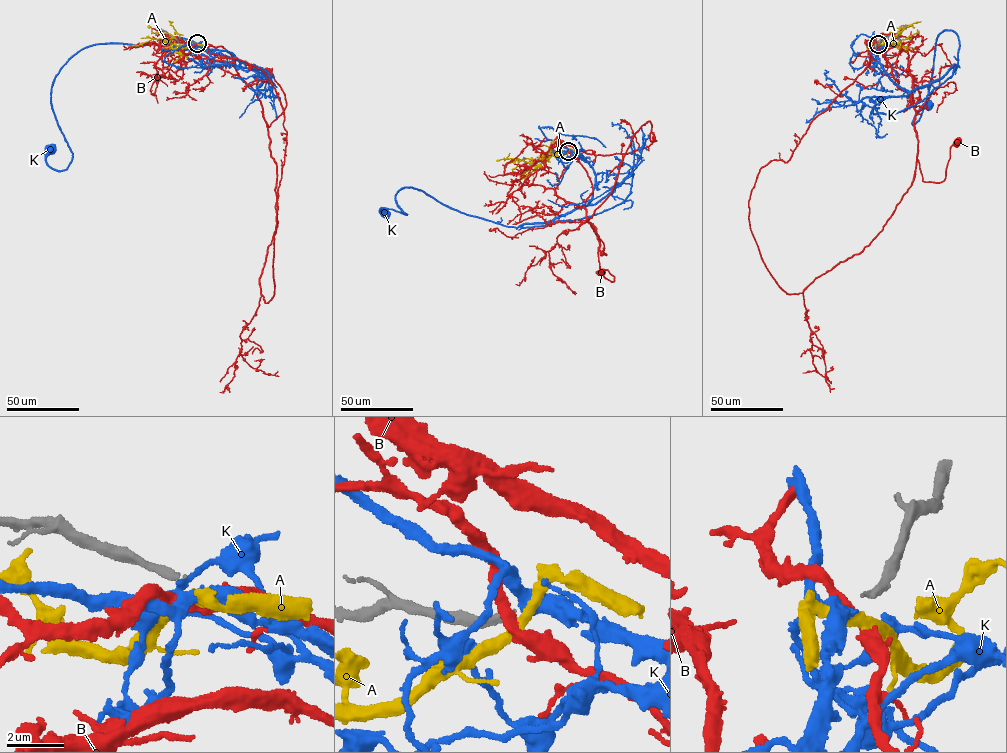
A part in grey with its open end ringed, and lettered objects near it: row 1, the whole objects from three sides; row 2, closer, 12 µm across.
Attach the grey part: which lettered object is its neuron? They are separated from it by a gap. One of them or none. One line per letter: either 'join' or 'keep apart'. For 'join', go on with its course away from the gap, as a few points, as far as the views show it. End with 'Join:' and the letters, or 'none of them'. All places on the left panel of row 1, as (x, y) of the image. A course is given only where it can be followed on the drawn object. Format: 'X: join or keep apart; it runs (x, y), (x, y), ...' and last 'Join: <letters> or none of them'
A: keep apart
B: keep apart
K: join; it runs (197, 44), (236, 59), (177, 38), (79, 50), (52, 87), (65, 169), (49, 167), (50, 149)
Join: K

